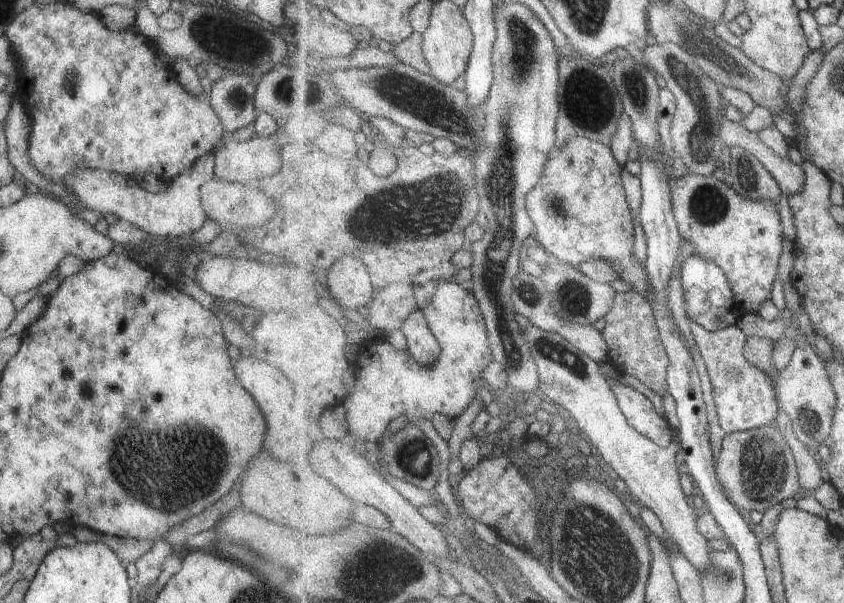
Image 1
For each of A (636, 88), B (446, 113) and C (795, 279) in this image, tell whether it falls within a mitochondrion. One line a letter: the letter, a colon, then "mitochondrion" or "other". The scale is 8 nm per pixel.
A: mitochondrion
B: mitochondrion
C: other

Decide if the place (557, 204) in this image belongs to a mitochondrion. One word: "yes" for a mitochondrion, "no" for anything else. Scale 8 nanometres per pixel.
yes

